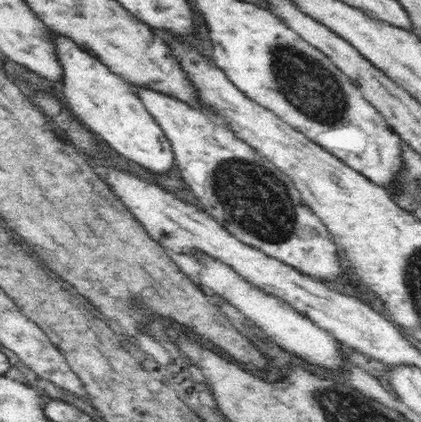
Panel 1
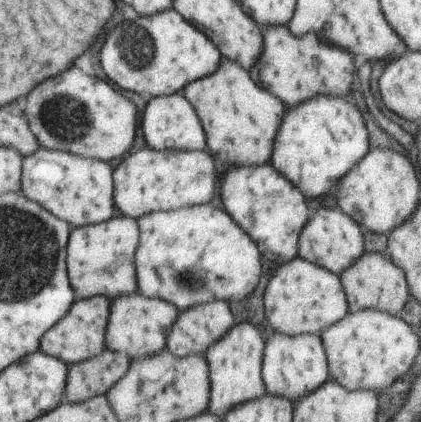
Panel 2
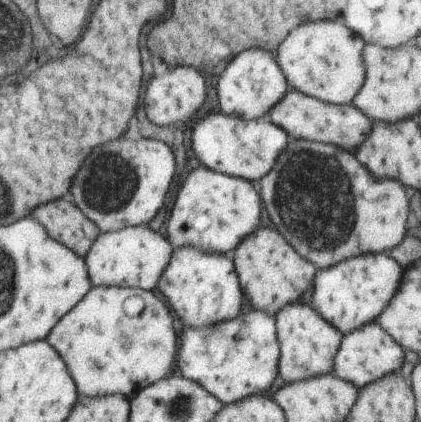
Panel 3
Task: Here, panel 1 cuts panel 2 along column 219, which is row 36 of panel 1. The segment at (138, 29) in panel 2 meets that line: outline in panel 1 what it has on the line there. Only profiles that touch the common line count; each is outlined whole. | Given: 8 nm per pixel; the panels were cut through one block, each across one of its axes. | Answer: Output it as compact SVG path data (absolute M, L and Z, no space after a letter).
M52 34L52 38L56 44L56 56L60 56L60 64L64 68L64 96L68 98L72 112L124 158L140 164L154 176L174 176L172 172L176 170L176 160L172 144L156 118L148 114L146 106L136 94L136 88L110 72L106 64L100 64L88 52L80 50L80 46L76 46L72 40L66 40L66 36Z

